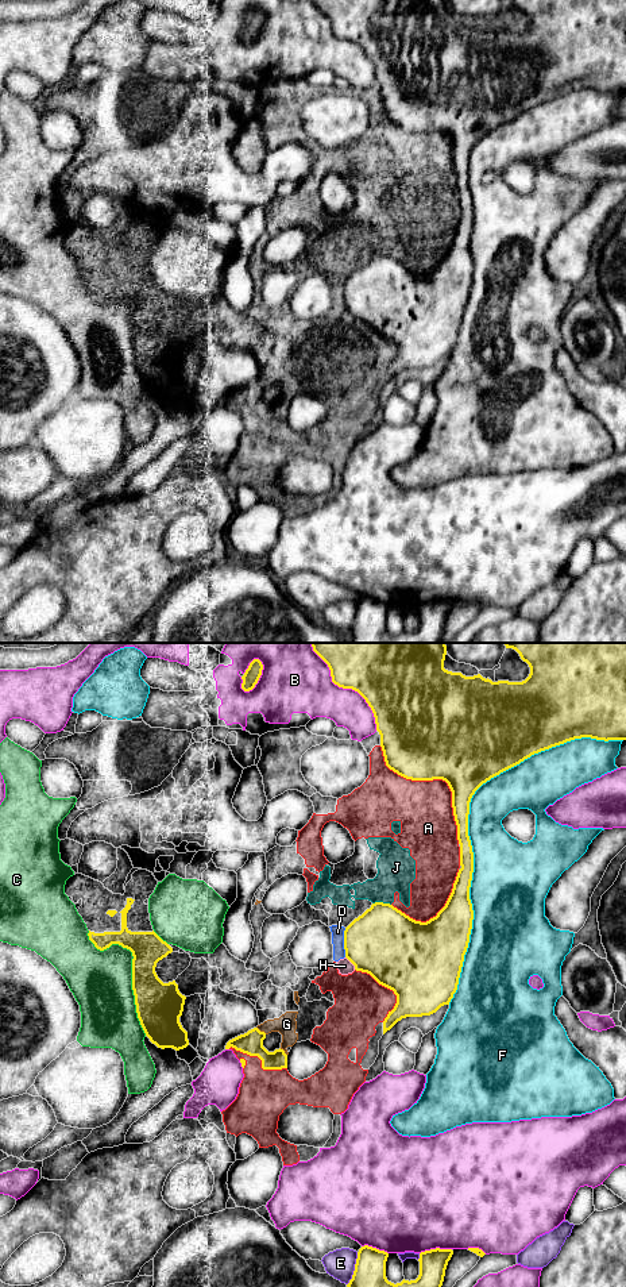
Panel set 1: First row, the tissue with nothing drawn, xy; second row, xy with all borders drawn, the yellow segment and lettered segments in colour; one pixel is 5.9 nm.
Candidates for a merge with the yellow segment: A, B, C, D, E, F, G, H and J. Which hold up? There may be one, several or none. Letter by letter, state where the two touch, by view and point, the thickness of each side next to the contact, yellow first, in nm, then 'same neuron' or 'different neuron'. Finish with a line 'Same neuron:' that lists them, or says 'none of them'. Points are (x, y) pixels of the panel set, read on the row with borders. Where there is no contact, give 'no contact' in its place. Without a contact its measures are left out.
A: contact xy (437, 778); calibres 500 and 320 nm; different neuron
B: contact xy (344, 688); calibres 480 and 340 nm; different neuron
C: contact xy (132, 968); calibres 260 and 360 nm; different neuron
D: contact xy (344, 943); calibres 420 and 80 nm; different neuron
E: contact xy (355, 1268); calibres 190 and 170 nm; different neuron
F: contact xy (467, 824); calibres 180 and 280 nm; different neuron
G: contact xy (262, 1032); calibres 140 and 120 nm; different neuron
H: contact xy (351, 962); calibres 420 and 90 nm; different neuron
J: contact xy (382, 902); calibres 420 and 220 nm; different neuron
Same neuron: none of them

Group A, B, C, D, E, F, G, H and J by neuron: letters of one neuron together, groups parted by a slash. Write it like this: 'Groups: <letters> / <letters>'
Groups: A D G H J / B / C / E / F

